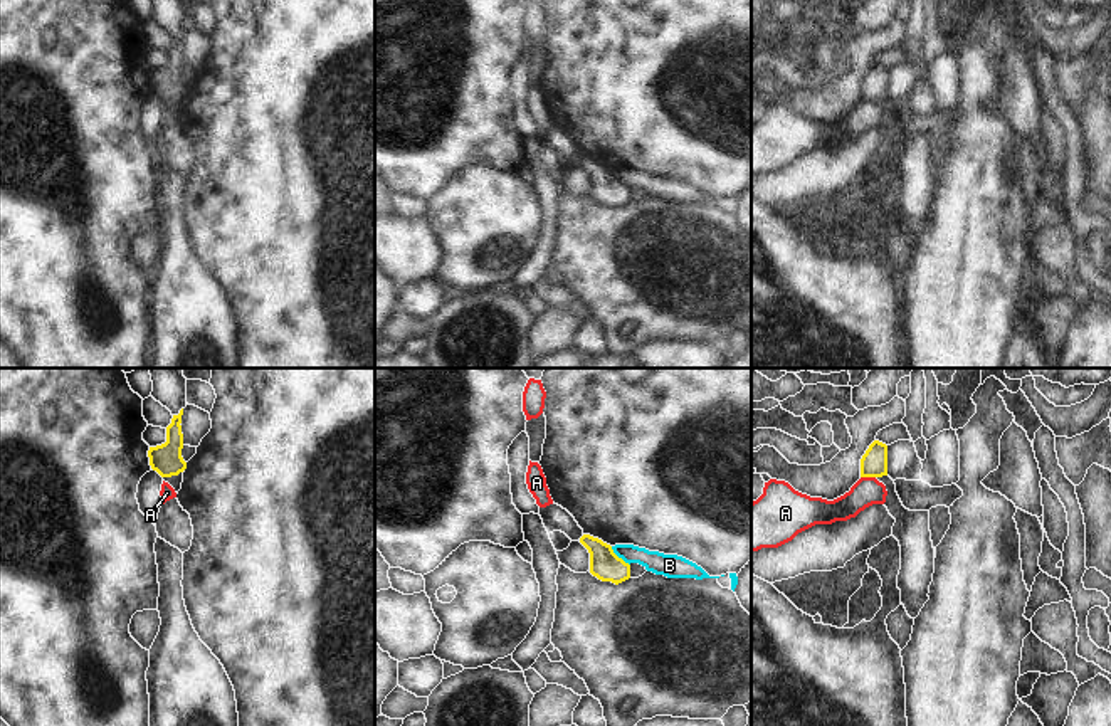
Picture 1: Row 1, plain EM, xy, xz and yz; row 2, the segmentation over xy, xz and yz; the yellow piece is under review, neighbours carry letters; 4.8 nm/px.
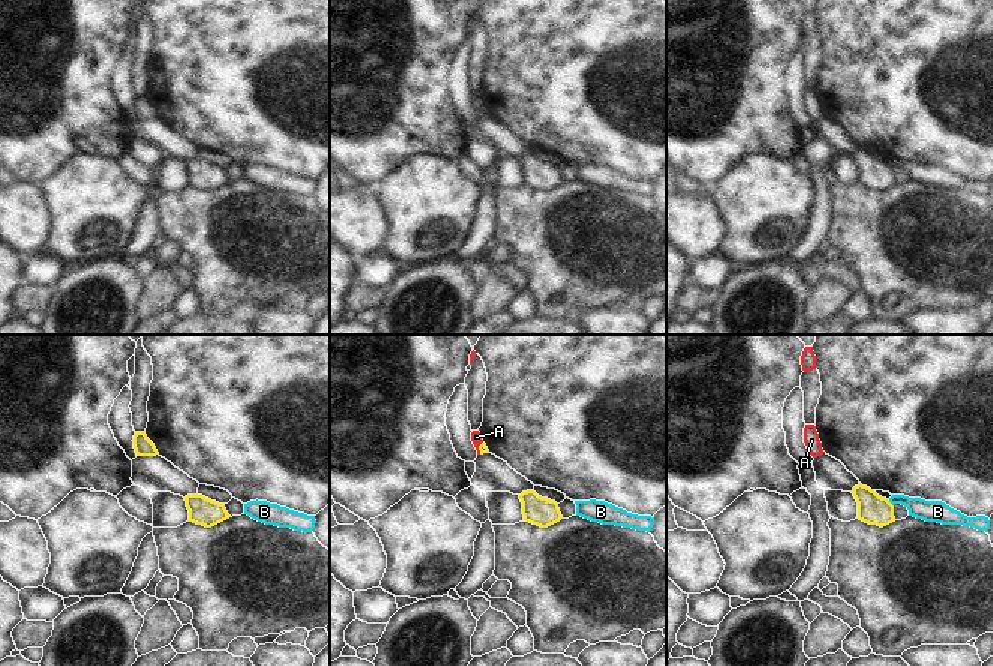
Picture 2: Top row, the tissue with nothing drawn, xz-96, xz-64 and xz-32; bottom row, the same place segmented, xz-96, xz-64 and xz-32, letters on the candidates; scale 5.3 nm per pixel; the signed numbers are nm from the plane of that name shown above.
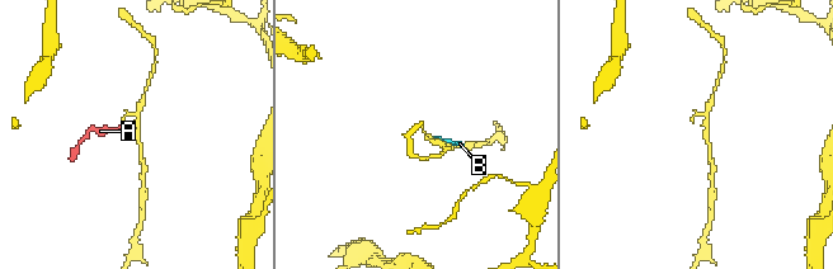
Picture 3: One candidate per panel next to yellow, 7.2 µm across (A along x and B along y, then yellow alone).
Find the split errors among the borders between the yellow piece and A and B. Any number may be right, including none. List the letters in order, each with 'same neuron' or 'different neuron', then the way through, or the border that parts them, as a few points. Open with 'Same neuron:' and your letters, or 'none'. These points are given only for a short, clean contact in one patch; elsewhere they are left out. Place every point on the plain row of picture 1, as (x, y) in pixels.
Same neuron: none
A: different neuron | along yz (861, 99), (874, 101)
B: different neuron | along xz (610, 170), (629, 189)

